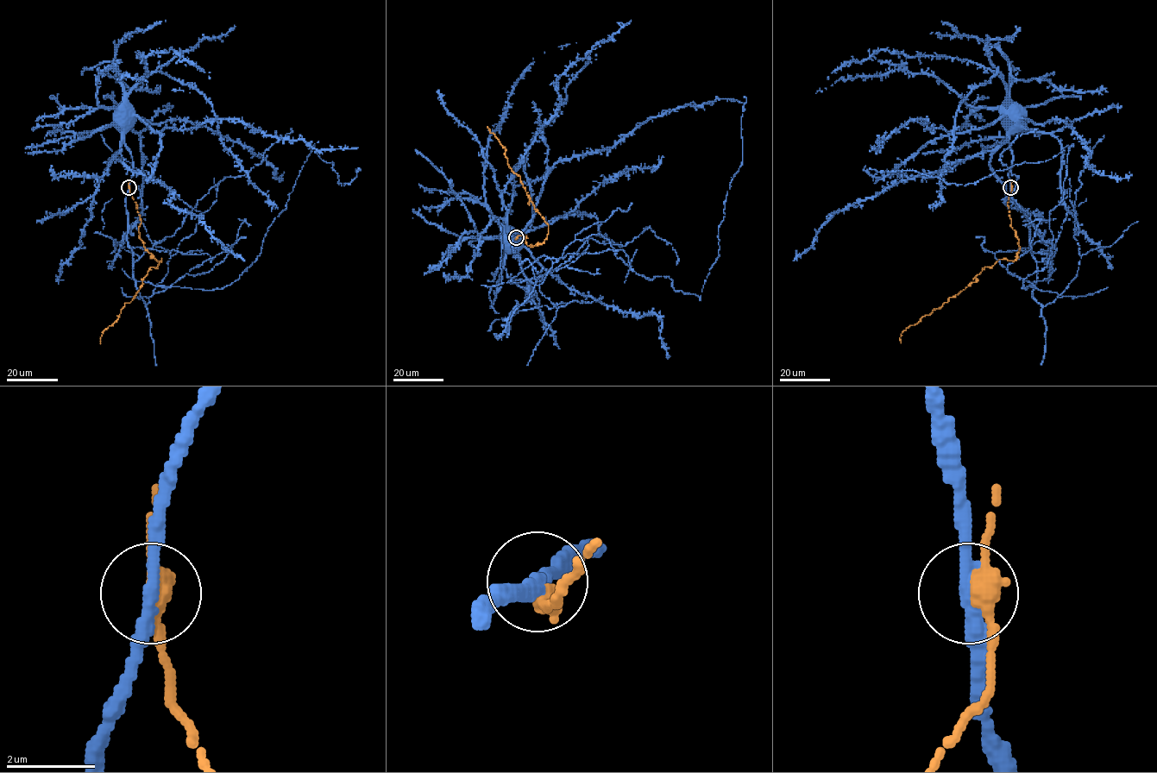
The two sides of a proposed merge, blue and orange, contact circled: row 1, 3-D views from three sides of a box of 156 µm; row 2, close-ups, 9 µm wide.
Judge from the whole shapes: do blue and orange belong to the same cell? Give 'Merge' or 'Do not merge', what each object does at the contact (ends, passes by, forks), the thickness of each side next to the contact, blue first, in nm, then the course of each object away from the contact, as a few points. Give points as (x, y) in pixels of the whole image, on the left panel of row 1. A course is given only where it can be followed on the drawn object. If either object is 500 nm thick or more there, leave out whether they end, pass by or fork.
Do not merge. At the ring blue passes by. At the ring orange passes by. Thickness 320 nm (blue) against 360 nm. Course of blue: (128, 187), (133, 171), (130, 151), (125, 142), (122, 109). Course of orange: (129, 187), (141, 219), (140, 238), (157, 260), (161, 259), (147, 272), (118, 317), (103, 331), (101, 343)

